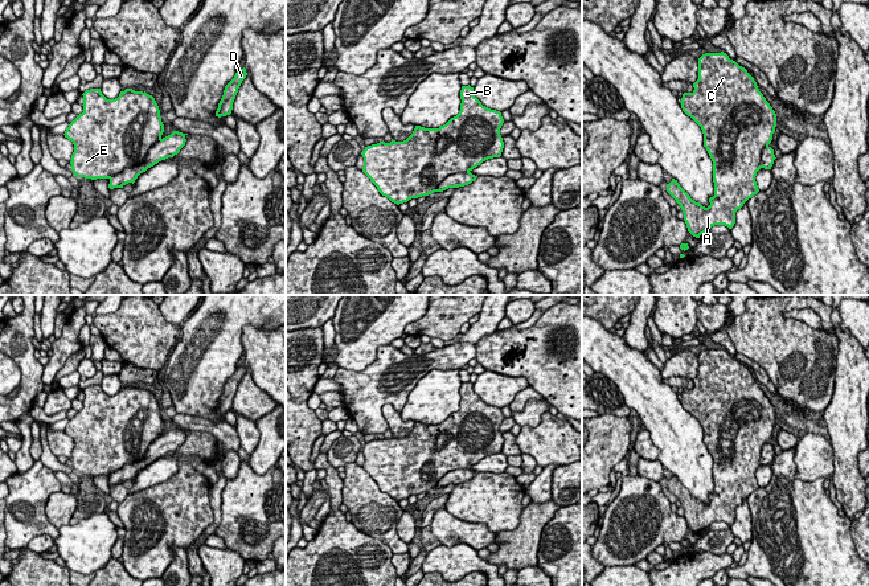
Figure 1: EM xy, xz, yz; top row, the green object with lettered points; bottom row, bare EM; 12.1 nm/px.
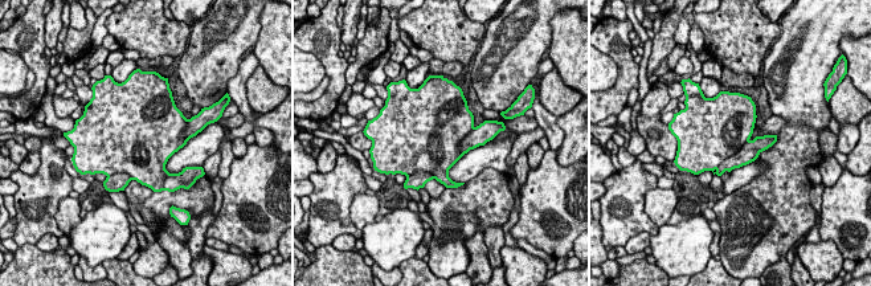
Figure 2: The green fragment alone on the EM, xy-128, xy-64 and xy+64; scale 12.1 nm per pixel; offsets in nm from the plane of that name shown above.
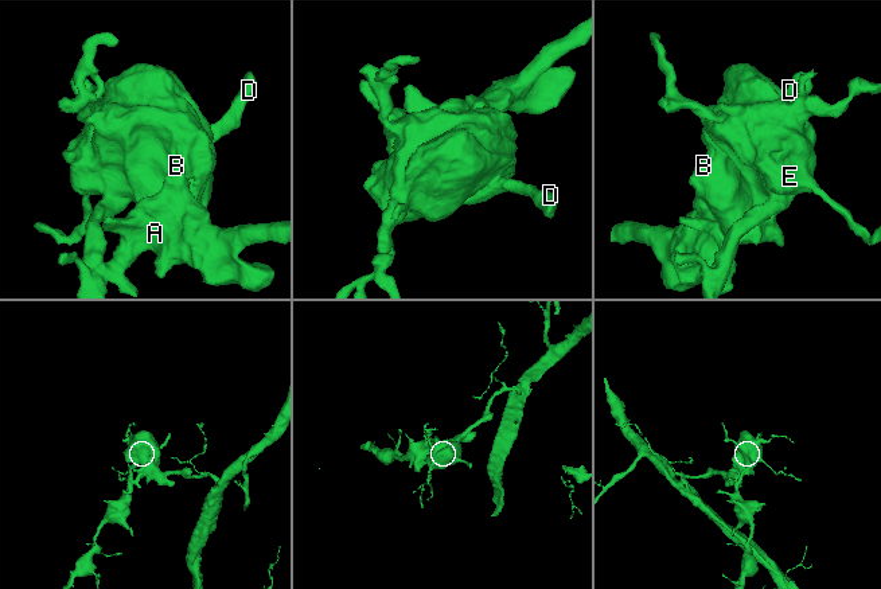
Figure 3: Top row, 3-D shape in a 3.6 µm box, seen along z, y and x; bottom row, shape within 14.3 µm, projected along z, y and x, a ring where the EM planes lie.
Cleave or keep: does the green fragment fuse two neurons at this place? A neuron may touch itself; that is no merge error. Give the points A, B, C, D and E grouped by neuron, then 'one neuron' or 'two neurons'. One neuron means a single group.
A B C E / D; two neurons

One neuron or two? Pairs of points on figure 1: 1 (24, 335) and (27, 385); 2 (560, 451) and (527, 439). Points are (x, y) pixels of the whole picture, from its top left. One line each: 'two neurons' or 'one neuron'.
1: one neuron
2: one neuron

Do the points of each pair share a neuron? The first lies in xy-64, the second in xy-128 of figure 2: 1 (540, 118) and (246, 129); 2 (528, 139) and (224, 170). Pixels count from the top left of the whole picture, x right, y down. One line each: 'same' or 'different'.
1: different
2: different

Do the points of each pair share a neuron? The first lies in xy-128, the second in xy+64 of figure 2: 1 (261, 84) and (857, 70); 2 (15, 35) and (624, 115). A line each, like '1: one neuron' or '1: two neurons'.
1: two neurons
2: two neurons

